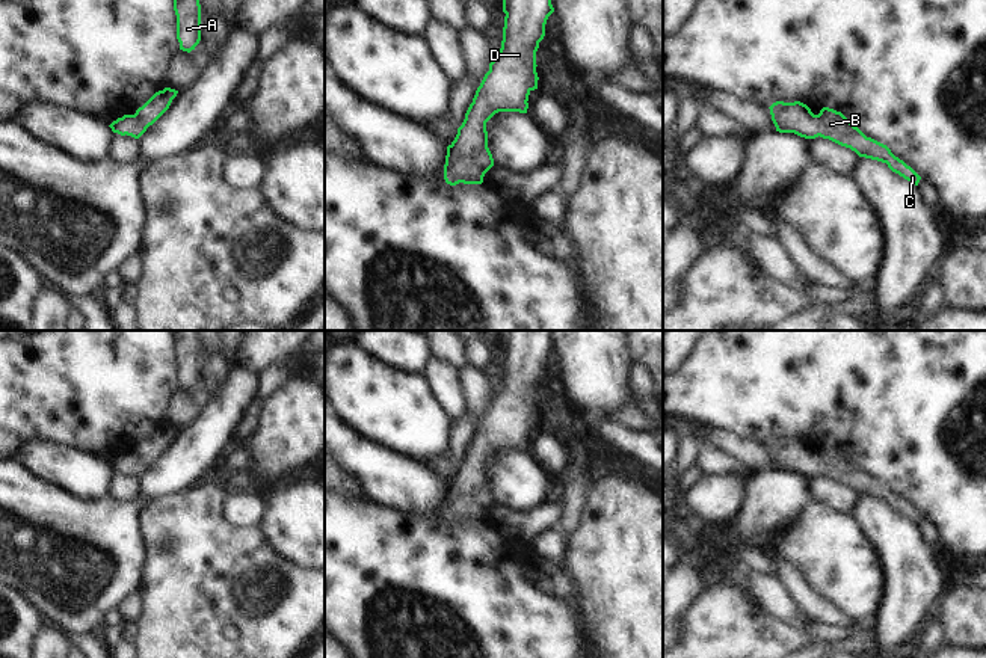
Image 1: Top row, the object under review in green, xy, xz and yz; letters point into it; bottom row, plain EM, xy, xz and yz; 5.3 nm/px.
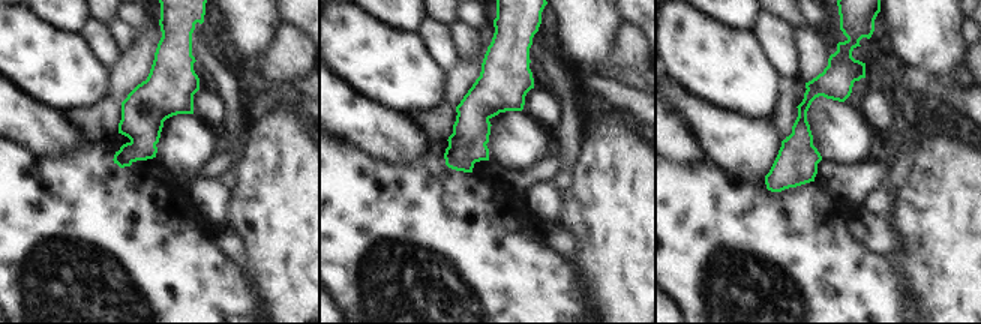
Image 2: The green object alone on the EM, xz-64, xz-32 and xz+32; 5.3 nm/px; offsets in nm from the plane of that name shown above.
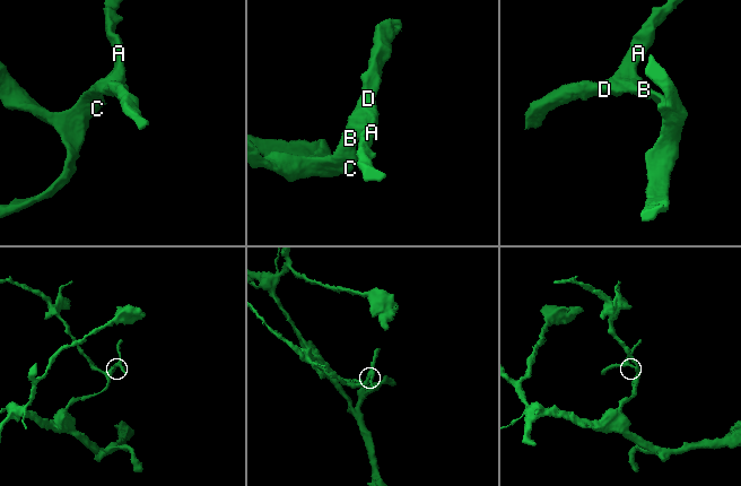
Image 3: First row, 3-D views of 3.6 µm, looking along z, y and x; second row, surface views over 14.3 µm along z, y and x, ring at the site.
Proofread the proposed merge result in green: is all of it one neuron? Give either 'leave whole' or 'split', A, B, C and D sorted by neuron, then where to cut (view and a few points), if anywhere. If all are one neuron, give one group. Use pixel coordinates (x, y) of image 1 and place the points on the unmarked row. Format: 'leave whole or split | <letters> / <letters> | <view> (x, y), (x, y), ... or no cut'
leave whole | A B C D | no cut

